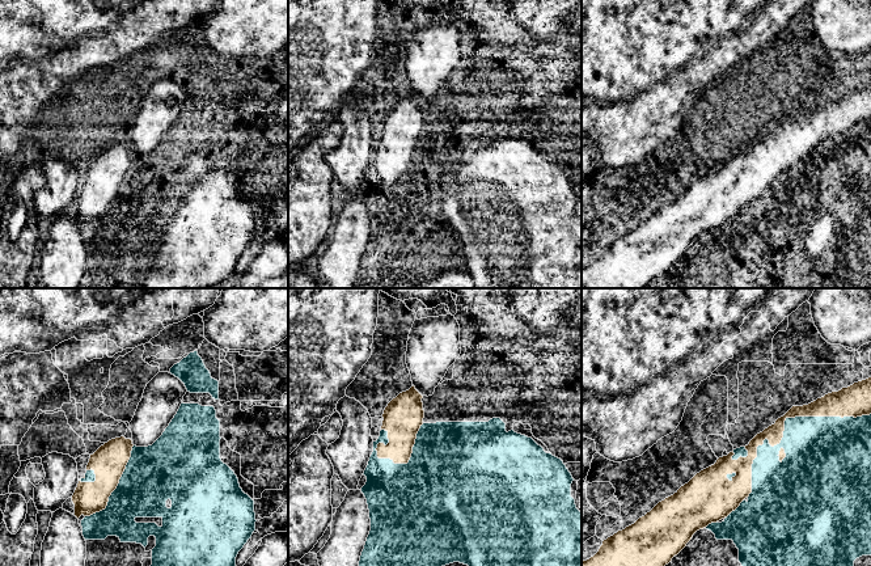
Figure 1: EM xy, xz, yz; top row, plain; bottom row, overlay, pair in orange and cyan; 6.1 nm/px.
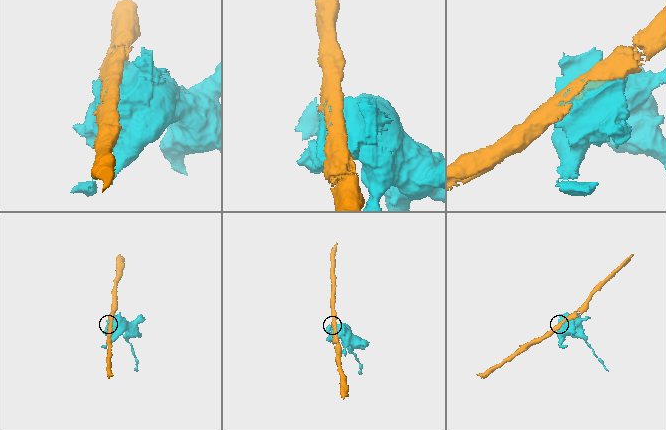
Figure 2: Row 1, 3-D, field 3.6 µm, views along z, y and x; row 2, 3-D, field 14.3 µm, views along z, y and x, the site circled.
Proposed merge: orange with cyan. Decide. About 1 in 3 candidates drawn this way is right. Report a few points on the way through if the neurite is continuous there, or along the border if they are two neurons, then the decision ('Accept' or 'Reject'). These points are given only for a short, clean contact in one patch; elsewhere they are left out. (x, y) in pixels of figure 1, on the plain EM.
Reject

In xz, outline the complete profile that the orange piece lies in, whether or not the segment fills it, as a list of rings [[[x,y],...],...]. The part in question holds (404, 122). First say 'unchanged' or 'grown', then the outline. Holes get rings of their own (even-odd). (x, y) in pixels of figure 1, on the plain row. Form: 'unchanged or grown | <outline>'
unchanged | [[[413,92],[399,100],[384,117],[381,136],[388,139],[389,149],[377,151],[377,164],[390,165],[394,170],[407,170],[417,140],[423,131],[423,102]]]

